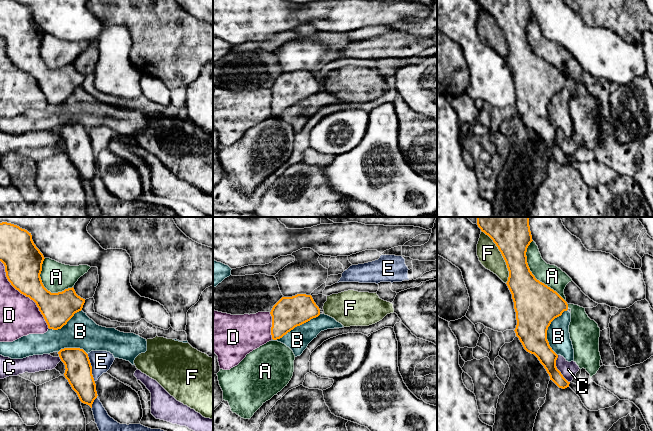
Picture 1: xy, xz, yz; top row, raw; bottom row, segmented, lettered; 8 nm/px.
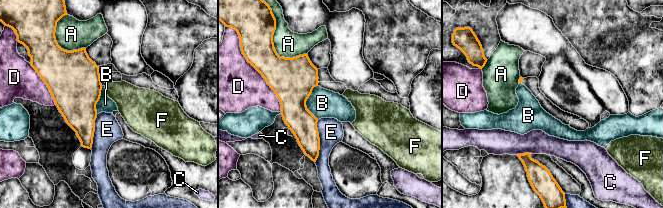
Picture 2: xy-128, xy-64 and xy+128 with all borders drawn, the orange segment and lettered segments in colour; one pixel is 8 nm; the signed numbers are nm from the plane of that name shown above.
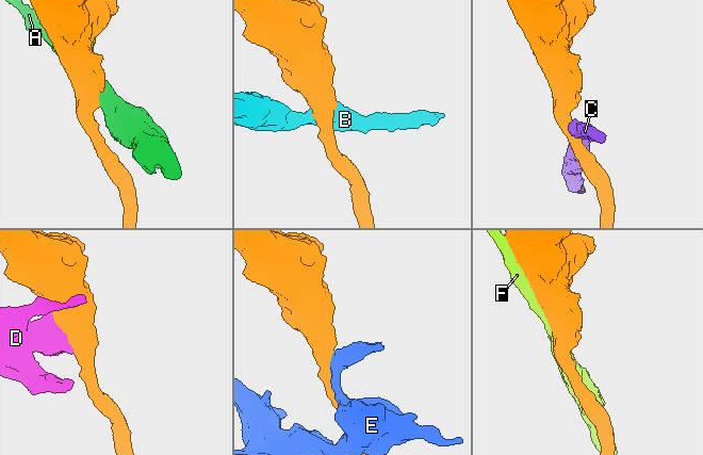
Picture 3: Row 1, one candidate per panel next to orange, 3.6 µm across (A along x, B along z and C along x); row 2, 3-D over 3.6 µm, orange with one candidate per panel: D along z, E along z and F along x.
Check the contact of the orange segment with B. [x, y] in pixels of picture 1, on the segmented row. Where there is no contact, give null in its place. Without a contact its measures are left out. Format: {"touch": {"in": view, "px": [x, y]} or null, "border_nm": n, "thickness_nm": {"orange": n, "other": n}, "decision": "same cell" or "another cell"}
{"touch": {"in": "yz", "px": [546, 331]}, "border_nm": 380, "thickness_nm": {"orange": 360, "other": 190}, "decision": "another cell"}

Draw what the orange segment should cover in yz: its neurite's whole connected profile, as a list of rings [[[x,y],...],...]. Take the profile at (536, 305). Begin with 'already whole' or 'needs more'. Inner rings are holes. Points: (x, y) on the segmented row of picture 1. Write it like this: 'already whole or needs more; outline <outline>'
already whole; outline [[[477,217],[477,225],[488,235],[501,252],[508,271],[507,286],[512,294],[517,325],[516,336],[524,349],[534,354],[559,388],[569,387],[568,382],[556,367],[558,355],[552,350],[547,340],[547,330],[551,322],[568,310],[567,302],[553,289],[540,282],[530,271],[527,263],[527,248],[532,240],[529,217]]]

